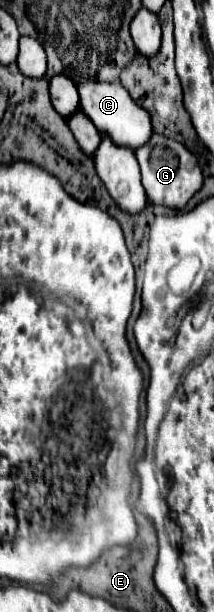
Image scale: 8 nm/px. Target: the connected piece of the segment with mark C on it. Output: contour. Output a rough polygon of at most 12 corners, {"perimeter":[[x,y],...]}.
{"perimeter":[[119,82],[79,84],[81,110],[117,146],[153,136],[151,114]]}

